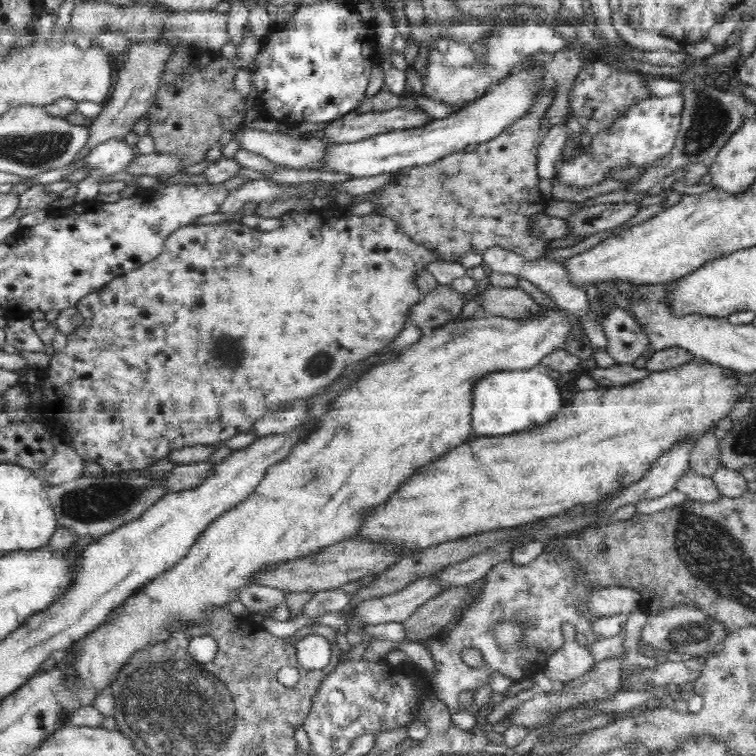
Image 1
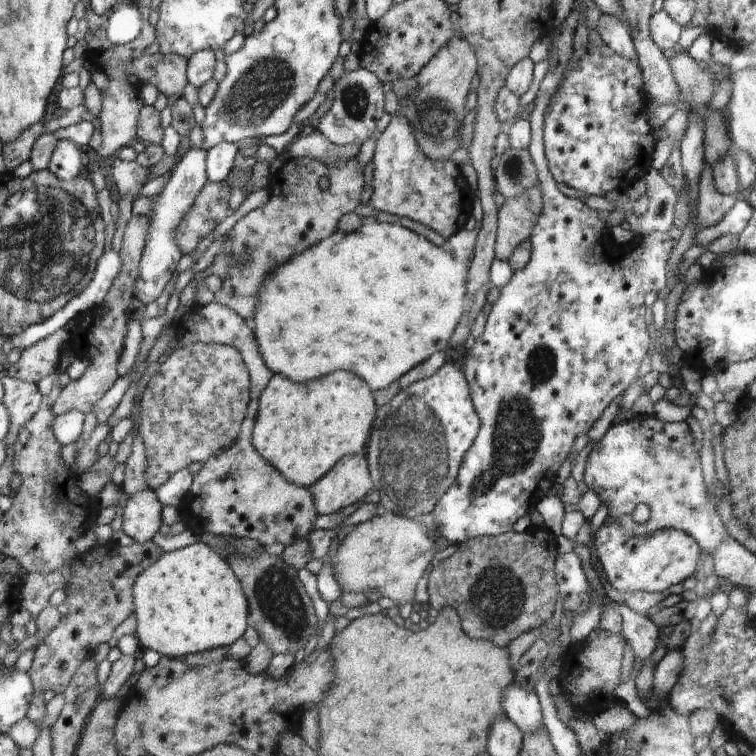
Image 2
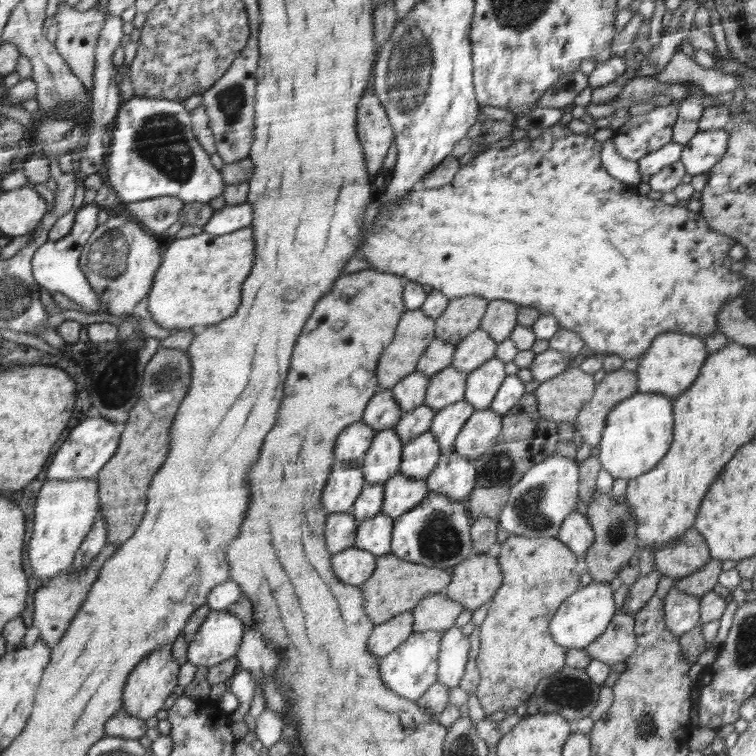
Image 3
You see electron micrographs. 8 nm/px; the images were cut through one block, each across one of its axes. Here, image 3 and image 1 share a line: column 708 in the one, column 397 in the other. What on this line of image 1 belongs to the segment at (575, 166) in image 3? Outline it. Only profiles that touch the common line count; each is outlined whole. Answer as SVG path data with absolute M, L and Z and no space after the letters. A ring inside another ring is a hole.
M336 204L314 209L311 212L282 214L283 226L273 231L260 231L238 221L219 224L192 224L178 228L166 239L162 252L150 262L117 276L98 292L79 300L77 309L84 322L67 336L67 345L50 358L48 369L40 372L42 400L40 406L68 404L68 436L76 452L84 461L100 465L107 474L130 469L144 469L158 460L166 459L170 452L187 446L218 445L241 434L251 433L260 418L268 412L278 412L295 402L322 391L334 380L340 379L360 360L387 350L389 344L403 330L412 307L420 300L420 290L412 282L414 274L428 262L438 261L438 253L416 243L390 216L370 213L356 216L348 208ZM310 358L328 358L332 362L314 362Z

